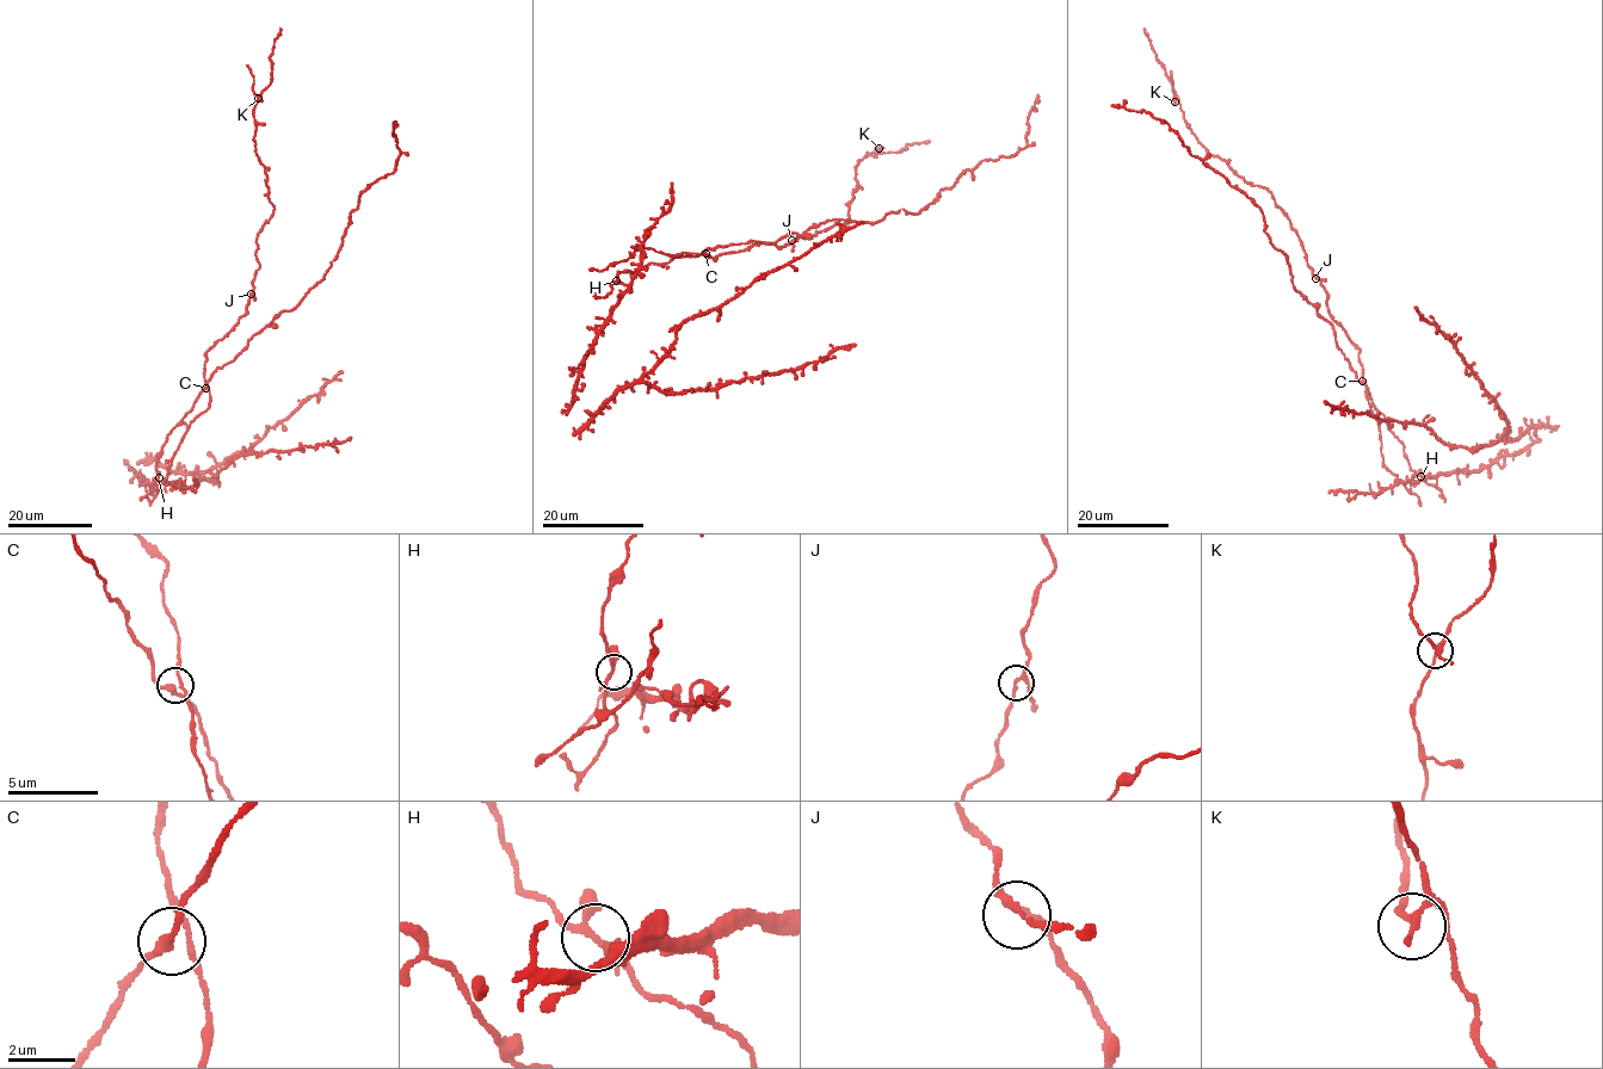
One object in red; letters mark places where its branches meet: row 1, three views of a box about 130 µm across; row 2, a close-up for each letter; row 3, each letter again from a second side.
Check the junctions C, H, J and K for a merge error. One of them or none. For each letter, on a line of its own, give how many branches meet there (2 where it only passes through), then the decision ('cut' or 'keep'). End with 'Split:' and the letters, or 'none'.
C: 4 branches meet; keep
H: 5 branches meet; keep
J: 3 branches meet; keep
K: 4 branches meet; cut
Split: K

